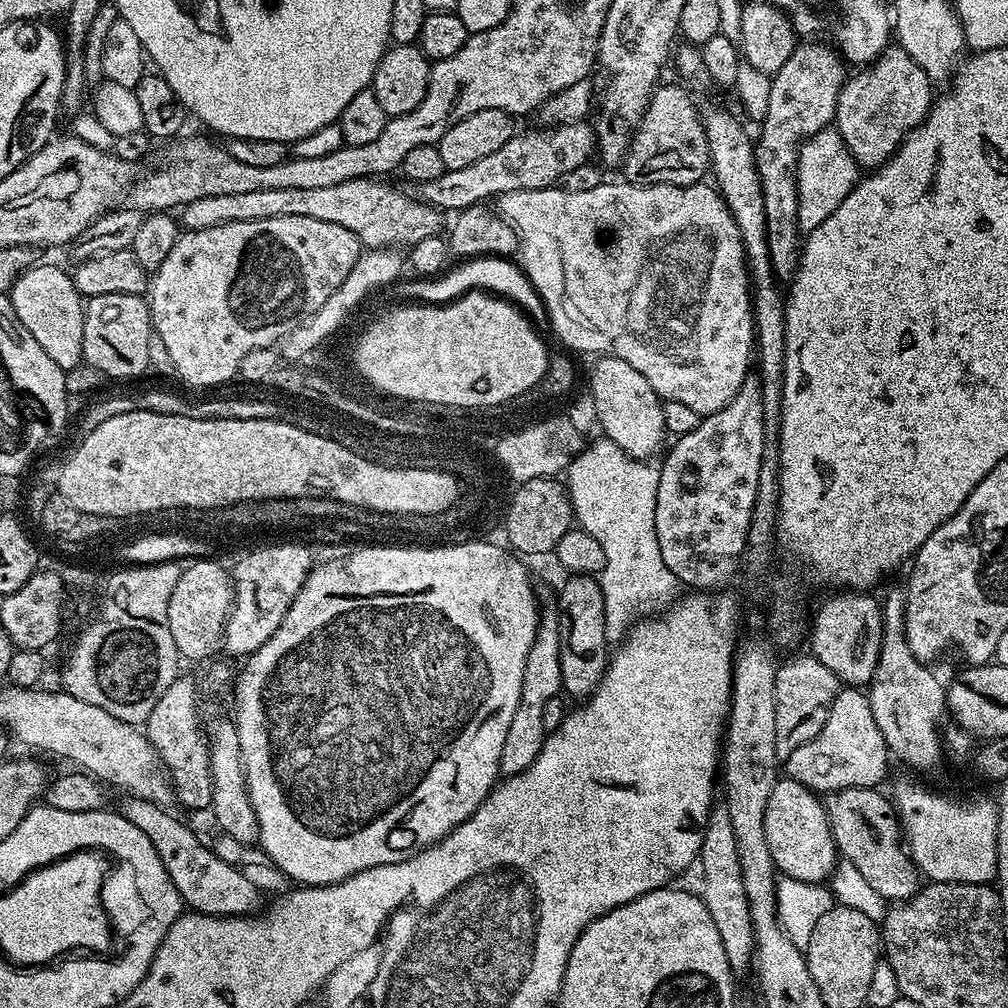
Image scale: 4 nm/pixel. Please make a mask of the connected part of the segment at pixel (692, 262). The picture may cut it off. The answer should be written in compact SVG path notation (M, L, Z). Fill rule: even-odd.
M619 182L620 184L596 184L593 188L588 188L585 192L567 192L564 186L553 186L551 188L543 188L542 190L514 190L513 192L502 192L498 197L498 211L501 216L507 220L508 224L514 231L516 237L520 239L520 247L518 249L519 263L522 265L522 271L527 276L528 281L532 283L536 293L540 295L540 300L544 304L544 311L548 313L548 322L554 336L557 336L562 343L573 353L576 352L596 352L597 357L613 356L614 358L622 358L622 362L630 362L630 366L634 366L634 370L638 370L638 374L642 374L642 378L646 378L646 382L650 382L650 386L656 391L656 395L661 401L672 401L674 403L682 403L696 412L701 417L706 417L712 412L722 410L732 401L734 394L742 386L742 382L750 375L748 368L748 359L754 356L754 317L752 314L752 292L750 291L750 277L748 274L748 265L744 258L744 244L740 240L740 231L734 222L734 218L728 212L728 207L724 204L719 191L711 183L701 182L699 184L691 184L685 188L678 186L670 186L669 184L629 184L627 182Z

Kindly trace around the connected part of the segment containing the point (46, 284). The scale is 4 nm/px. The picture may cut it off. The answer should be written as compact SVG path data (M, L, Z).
M37 263L27 268L14 282L10 299L22 326L34 334L38 346L42 346L42 350L46 350L46 354L50 354L50 358L54 358L60 368L69 370L82 364L85 301L69 273L67 276L62 269L52 264Z

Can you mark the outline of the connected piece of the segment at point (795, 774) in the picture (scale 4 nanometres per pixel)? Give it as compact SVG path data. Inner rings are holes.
M845 687L834 698L830 706L830 714L826 714L826 722L822 722L822 730L806 742L806 746L798 746L798 750L787 753L782 768L787 779L798 782L812 789L817 794L835 794L847 788L874 788L883 785L888 776L888 760L890 753L882 738L882 730L878 730L878 722L874 722L874 710L870 710L867 695L859 687Z

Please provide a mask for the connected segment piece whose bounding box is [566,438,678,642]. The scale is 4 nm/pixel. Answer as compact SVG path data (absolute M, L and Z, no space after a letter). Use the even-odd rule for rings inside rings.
M599 438L587 445L566 469L566 487L572 497L574 520L581 529L598 540L606 554L605 568L598 574L604 595L606 634L609 641L624 639L629 628L641 614L652 614L655 608L663 609L673 603L678 581L664 563L659 552L658 536L654 530L654 506L658 498L659 467L644 458L628 456L613 440Z

